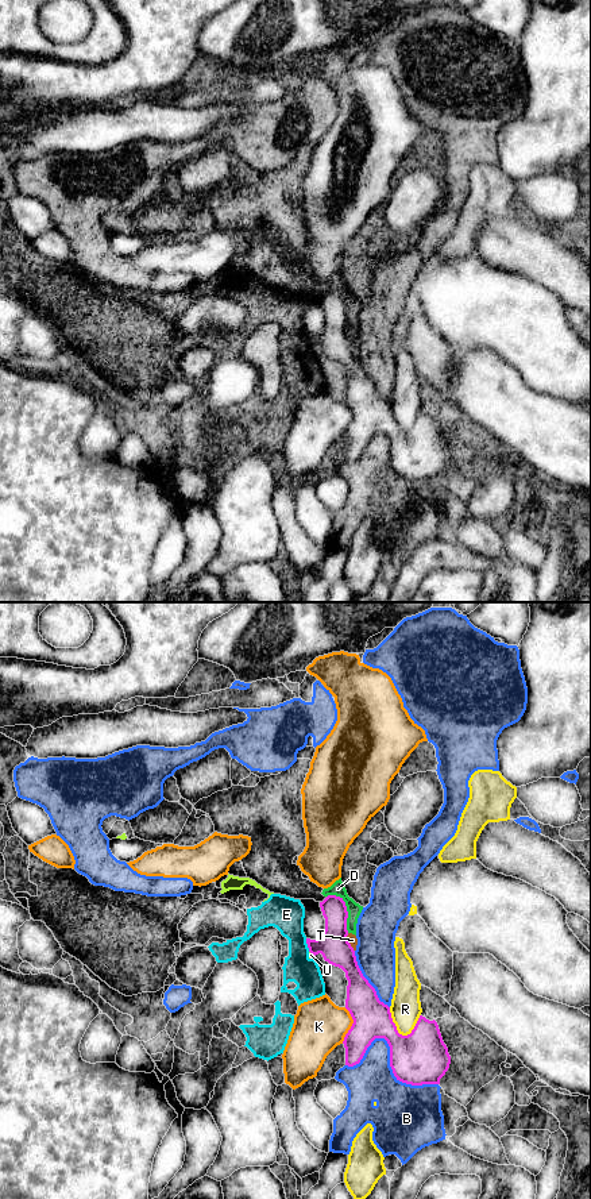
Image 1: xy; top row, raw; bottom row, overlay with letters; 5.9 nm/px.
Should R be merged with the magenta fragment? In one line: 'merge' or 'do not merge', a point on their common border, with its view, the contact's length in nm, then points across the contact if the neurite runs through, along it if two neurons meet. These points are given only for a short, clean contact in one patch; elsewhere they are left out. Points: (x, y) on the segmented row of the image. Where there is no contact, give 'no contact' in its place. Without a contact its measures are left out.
do not merge; meets magenta in xy at (394, 1025); contact 200 nm long

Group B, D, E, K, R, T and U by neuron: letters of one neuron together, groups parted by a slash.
B / D T / E U / K / R

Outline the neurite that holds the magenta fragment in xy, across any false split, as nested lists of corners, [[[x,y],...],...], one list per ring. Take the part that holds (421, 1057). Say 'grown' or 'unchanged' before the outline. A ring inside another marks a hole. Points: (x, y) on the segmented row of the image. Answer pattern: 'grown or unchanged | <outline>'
unchanged | [[[328,895],[320,907],[325,918],[324,934],[317,940],[306,938],[306,944],[313,956],[321,953],[325,961],[341,968],[348,980],[345,1009],[354,1023],[343,1041],[345,1065],[359,1064],[371,1042],[385,1038],[397,1080],[412,1086],[440,1084],[451,1056],[437,1022],[420,1015],[410,1034],[399,1034],[390,1007],[379,1001],[375,988],[363,976],[348,942],[345,902],[340,897]]]

